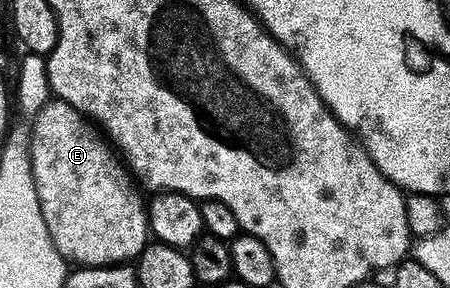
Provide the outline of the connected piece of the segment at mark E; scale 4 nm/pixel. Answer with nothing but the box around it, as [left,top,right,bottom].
[30,101,150,268]

